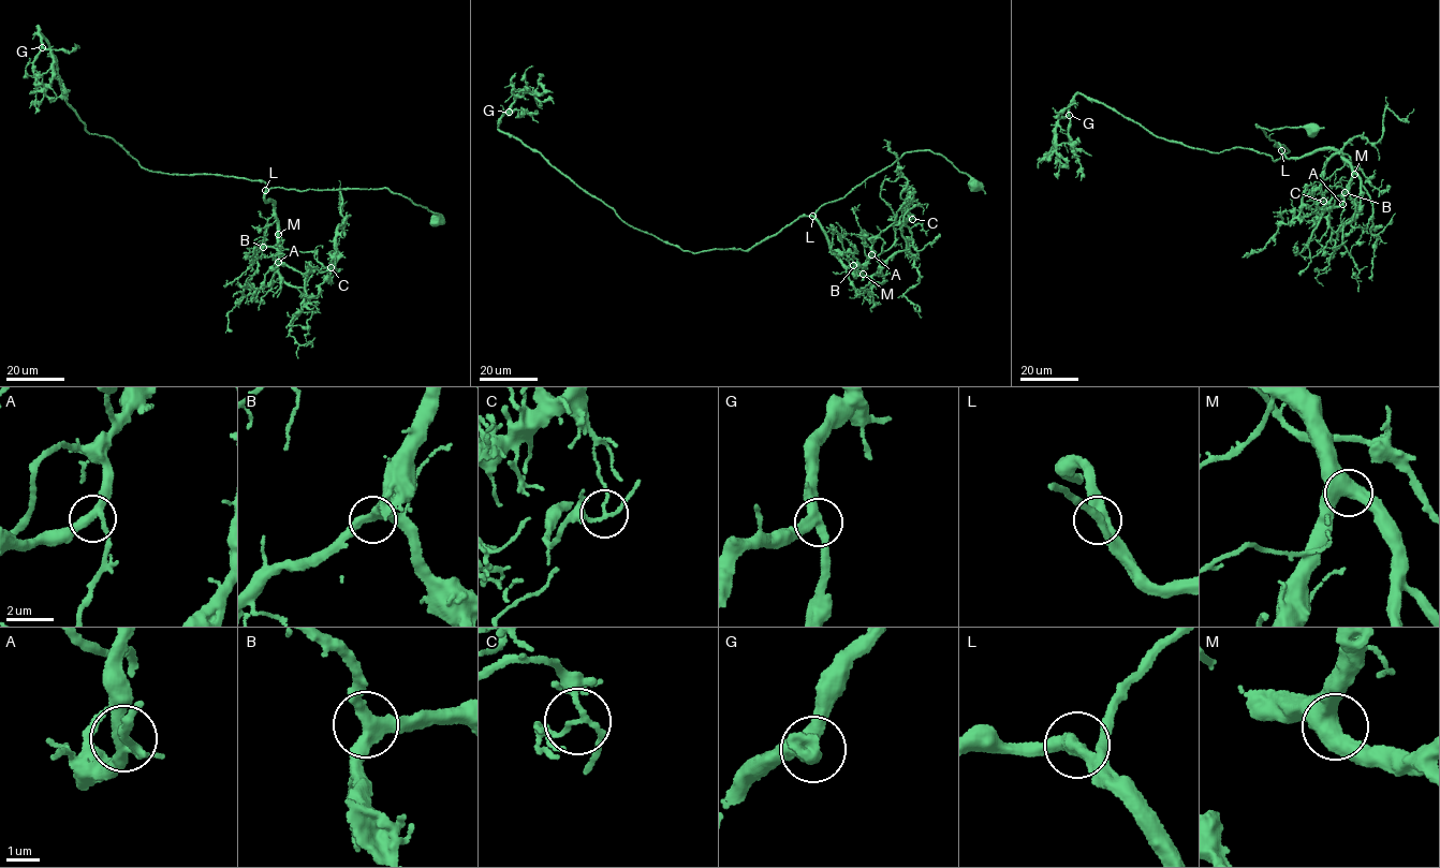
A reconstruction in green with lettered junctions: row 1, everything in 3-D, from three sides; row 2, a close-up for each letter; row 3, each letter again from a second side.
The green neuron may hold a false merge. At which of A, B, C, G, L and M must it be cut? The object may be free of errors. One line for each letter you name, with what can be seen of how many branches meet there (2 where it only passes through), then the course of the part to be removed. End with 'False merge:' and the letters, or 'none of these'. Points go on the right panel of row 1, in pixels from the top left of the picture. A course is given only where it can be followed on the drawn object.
C: 3 | (1323, 201), (1321, 186), (1326, 160), (1354, 136), (1377, 142), (1382, 134), (1386, 108), (1400, 120), (1413, 108)
False merge: C

